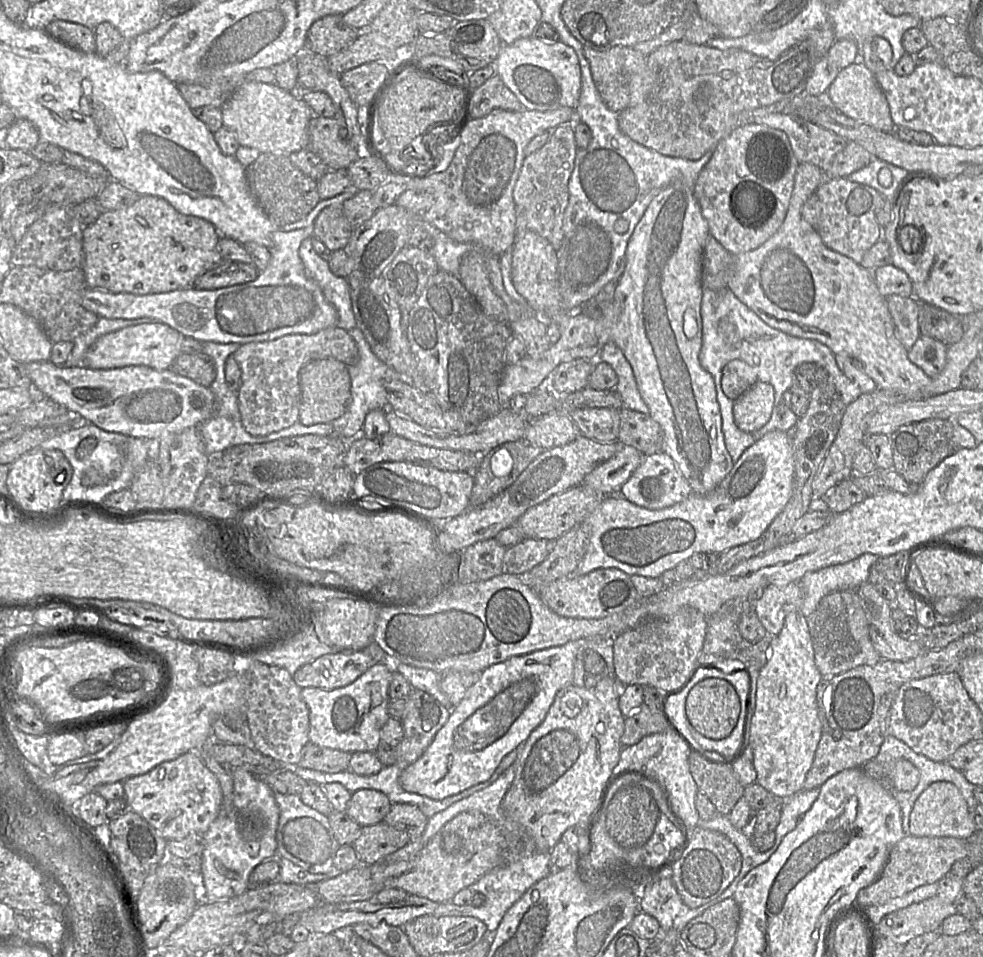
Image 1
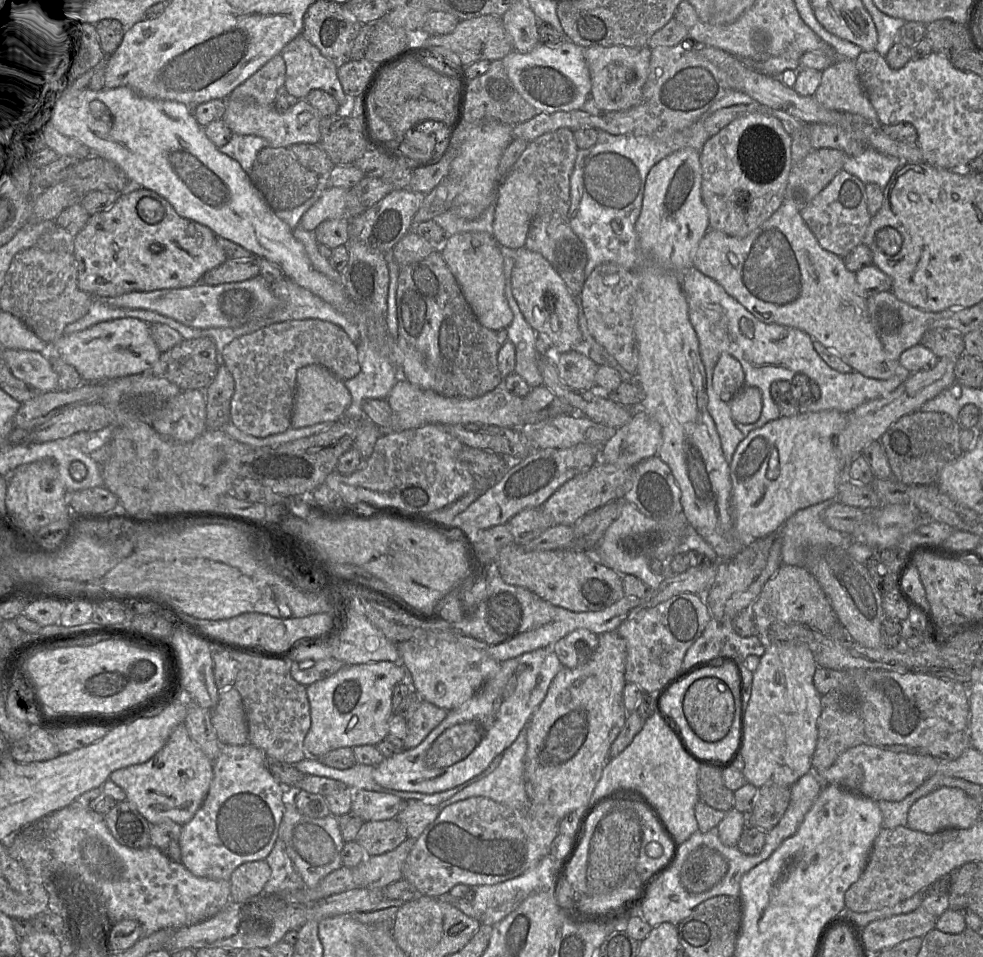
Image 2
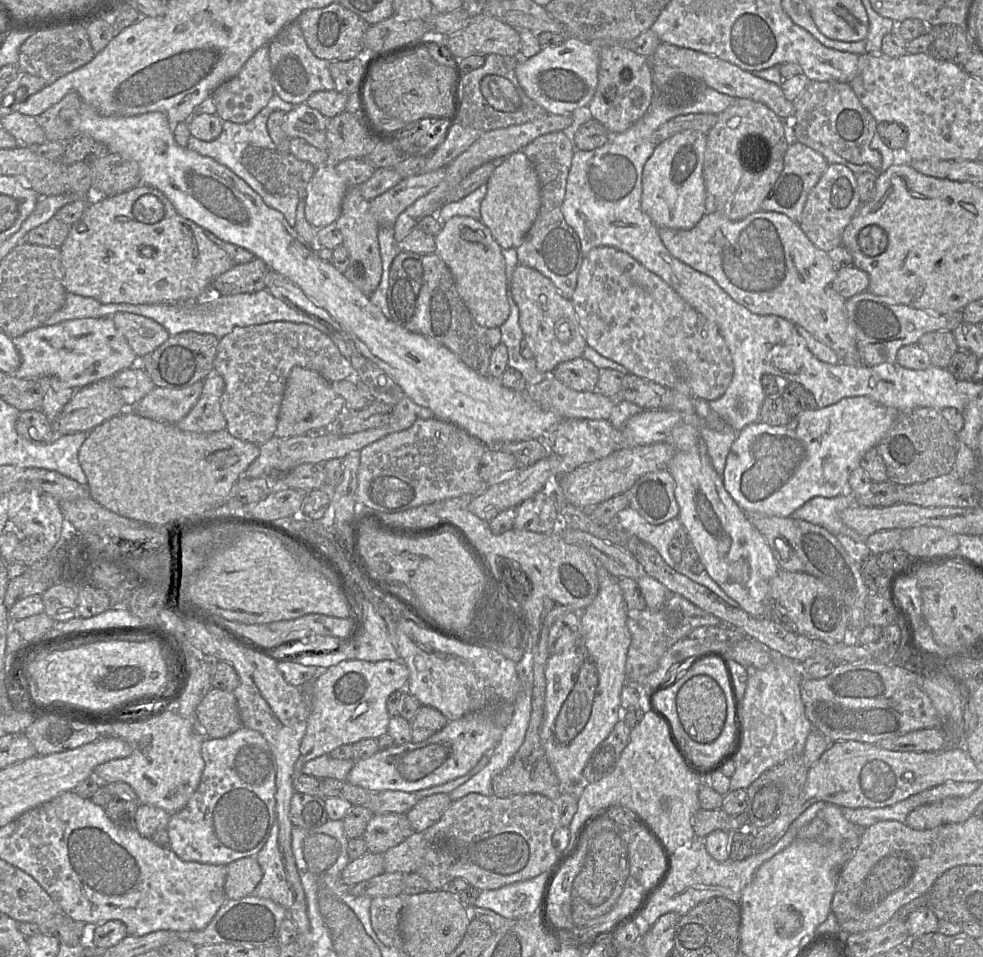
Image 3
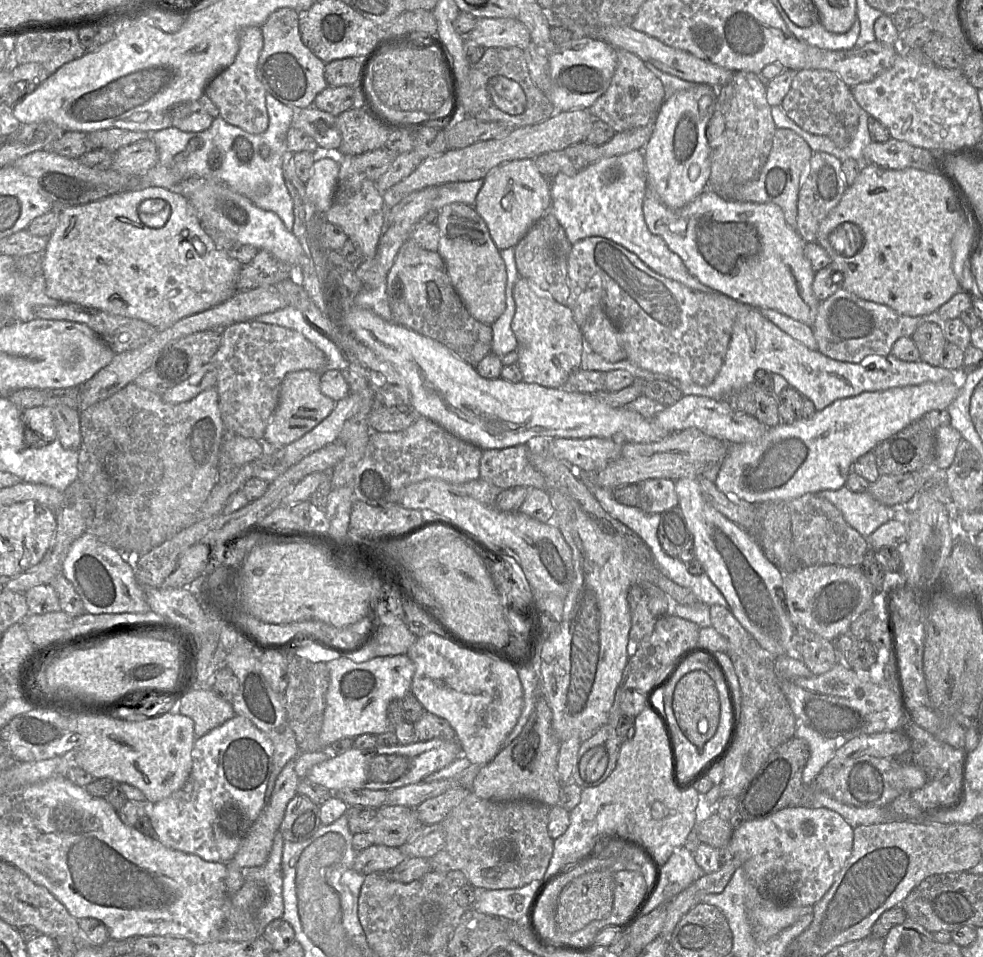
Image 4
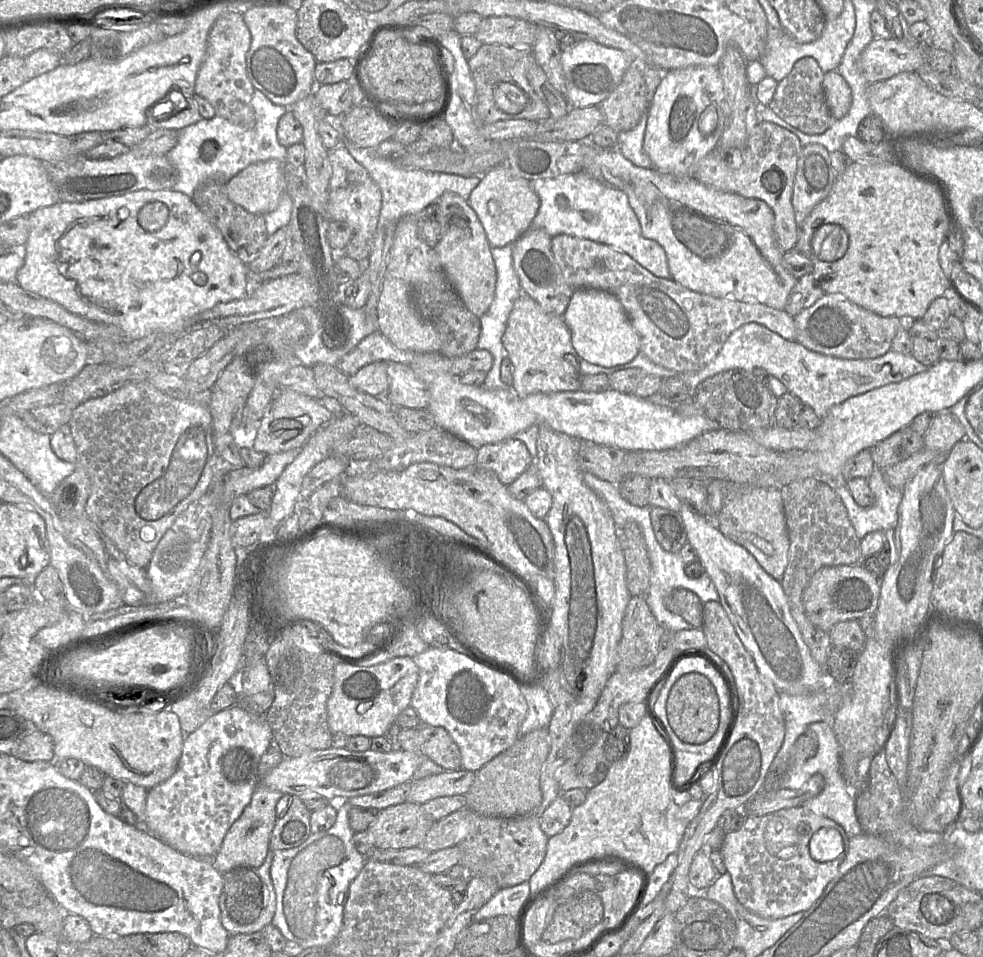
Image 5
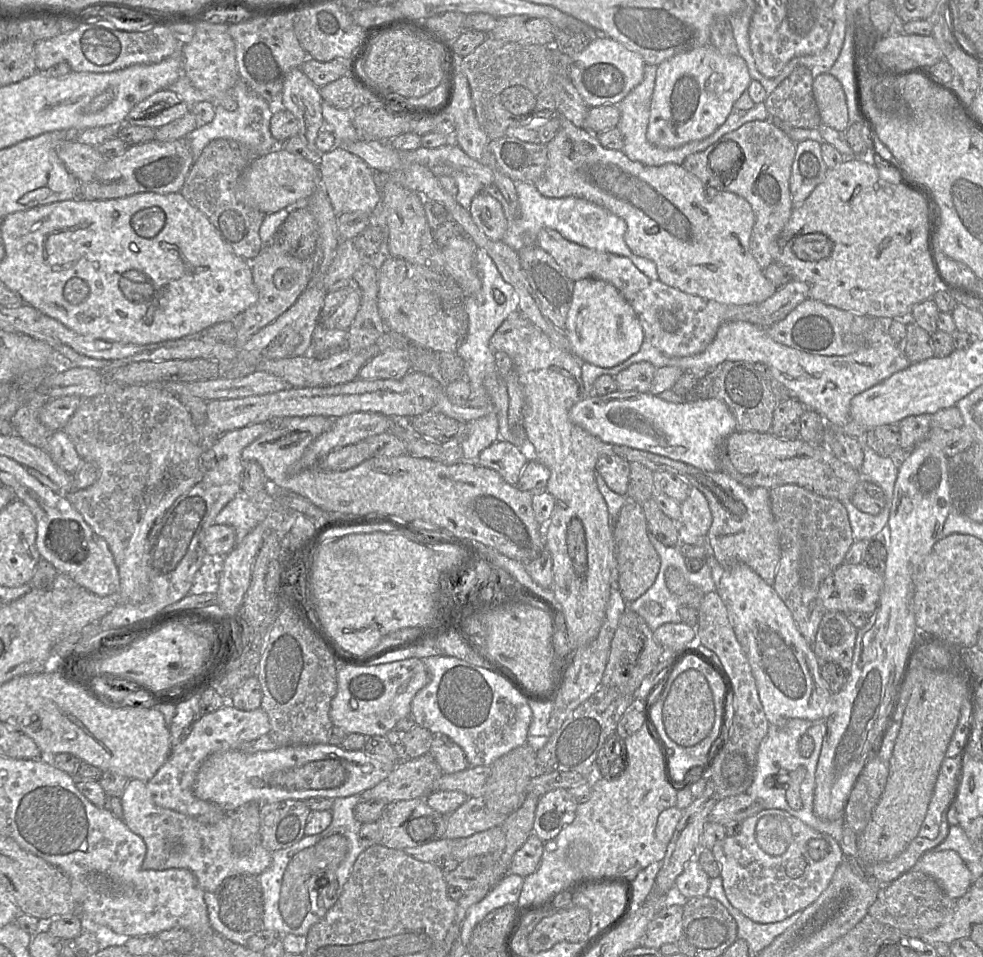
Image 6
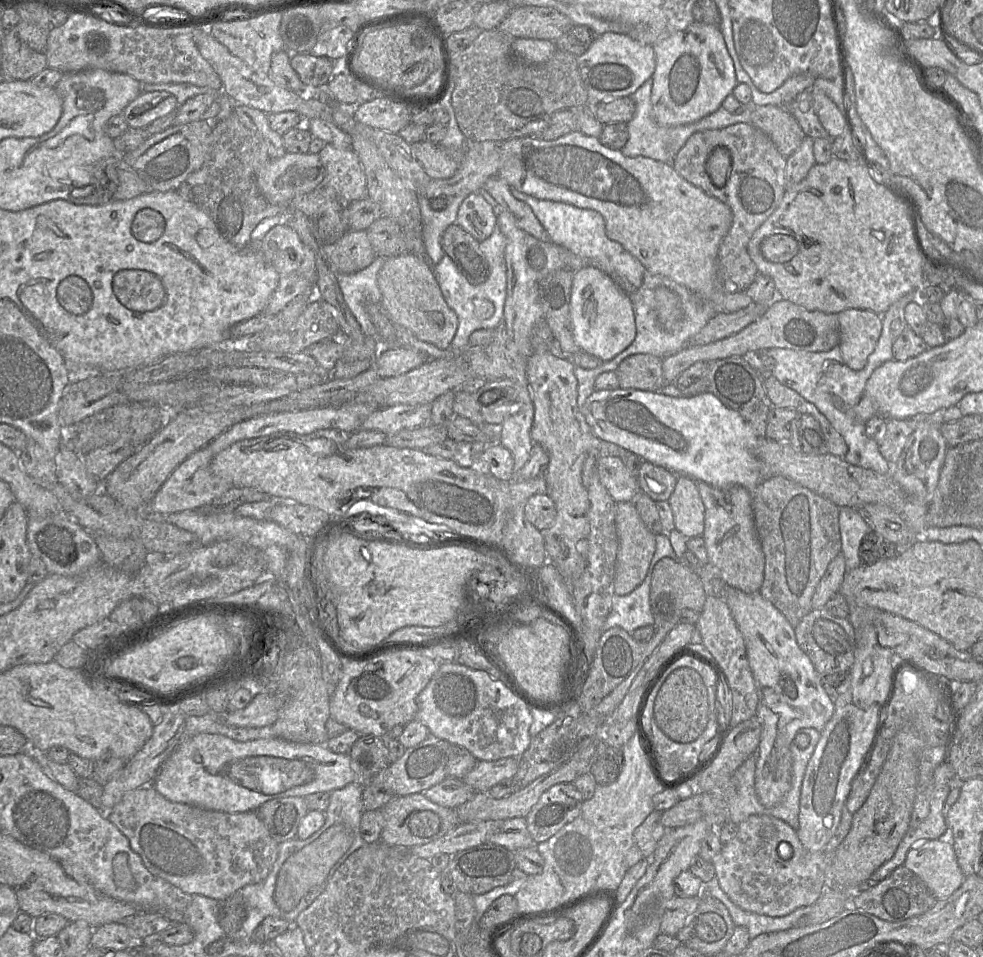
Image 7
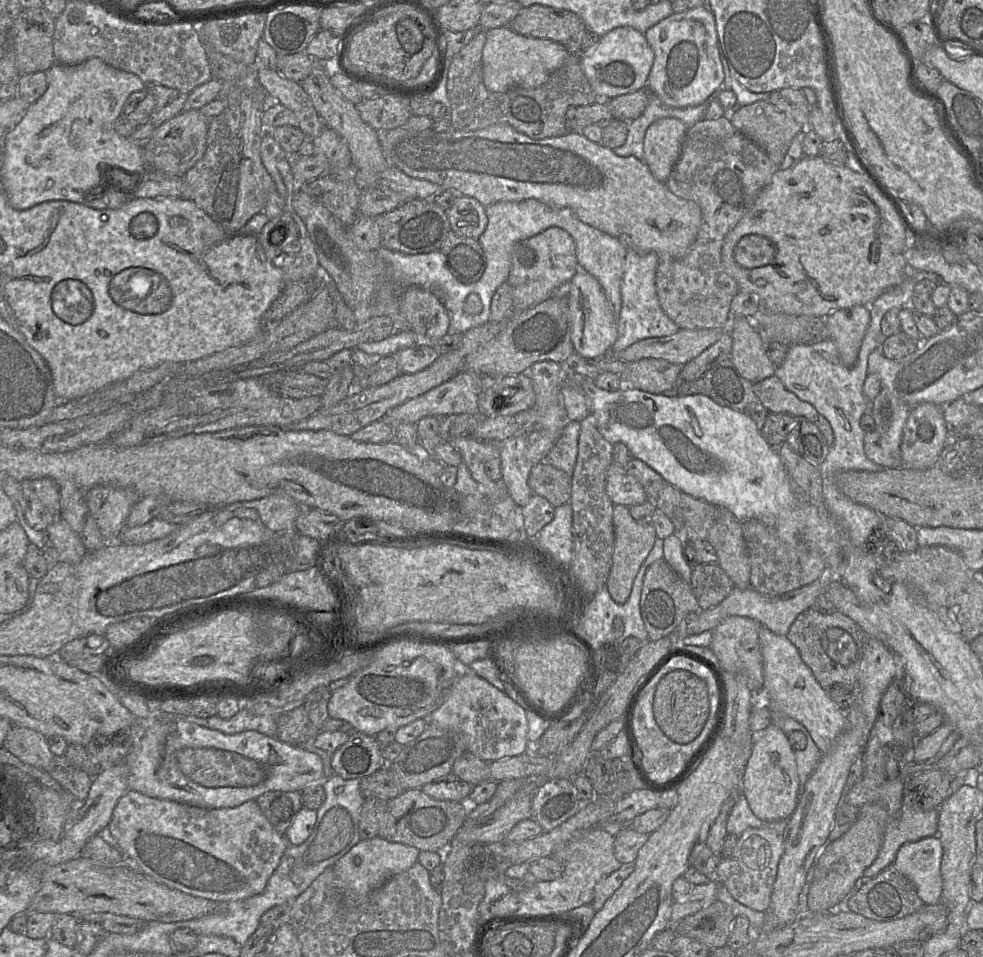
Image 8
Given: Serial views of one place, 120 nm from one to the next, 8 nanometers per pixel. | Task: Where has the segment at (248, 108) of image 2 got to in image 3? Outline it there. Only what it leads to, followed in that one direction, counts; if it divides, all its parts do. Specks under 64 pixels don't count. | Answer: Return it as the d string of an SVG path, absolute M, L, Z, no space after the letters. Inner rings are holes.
M305 102L296 105L287 113L283 130L289 139L299 137L319 150L327 150L328 120L321 112Z

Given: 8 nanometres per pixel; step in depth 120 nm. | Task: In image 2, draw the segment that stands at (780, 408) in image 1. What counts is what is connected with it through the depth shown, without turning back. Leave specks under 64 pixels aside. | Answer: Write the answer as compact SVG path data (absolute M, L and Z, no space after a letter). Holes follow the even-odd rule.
M694 267L678 271L677 276L687 299L689 320L698 337L699 353L706 372L707 410L715 422L722 451L729 464L738 444L749 432L781 418L779 408L770 393L774 381L791 381L797 374L805 374L811 382L818 384L821 397L814 401L811 396L802 412L834 409L848 414L863 403L888 395L912 374L907 369L902 369L889 379L879 380L854 370L850 373L836 371L820 357L813 347L813 339L804 331L759 320L719 283ZM723 353L732 355L741 363L745 373L745 386L759 388L762 393L762 412L760 418L752 424L734 421L730 404L721 400L714 391L712 377L717 361Z

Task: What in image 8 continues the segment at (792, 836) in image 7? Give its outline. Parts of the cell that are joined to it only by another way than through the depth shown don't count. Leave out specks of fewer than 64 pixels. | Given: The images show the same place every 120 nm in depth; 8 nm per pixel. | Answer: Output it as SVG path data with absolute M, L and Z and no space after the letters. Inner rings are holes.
M747 828L739 836L732 854L726 859L720 859L714 879L725 885L737 902L752 910L766 912L783 852L783 832L771 828Z

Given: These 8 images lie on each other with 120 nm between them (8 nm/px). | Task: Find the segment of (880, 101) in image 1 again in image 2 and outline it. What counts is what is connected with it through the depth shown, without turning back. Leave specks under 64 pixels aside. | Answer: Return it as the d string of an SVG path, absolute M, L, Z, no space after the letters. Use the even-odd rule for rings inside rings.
M837 59L822 71L821 83L813 97L827 109L857 114L879 125L877 113L864 92L853 60Z

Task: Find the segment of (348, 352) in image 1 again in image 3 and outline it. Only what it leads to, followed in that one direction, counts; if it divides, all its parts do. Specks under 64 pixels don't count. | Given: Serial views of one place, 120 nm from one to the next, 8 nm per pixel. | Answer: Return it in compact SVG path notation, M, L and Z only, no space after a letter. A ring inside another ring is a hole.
M279 321L238 327L220 340L213 371L225 381L221 411L231 435L258 445L274 437L286 382L294 367L313 370L331 383L354 372L332 339L307 324Z

